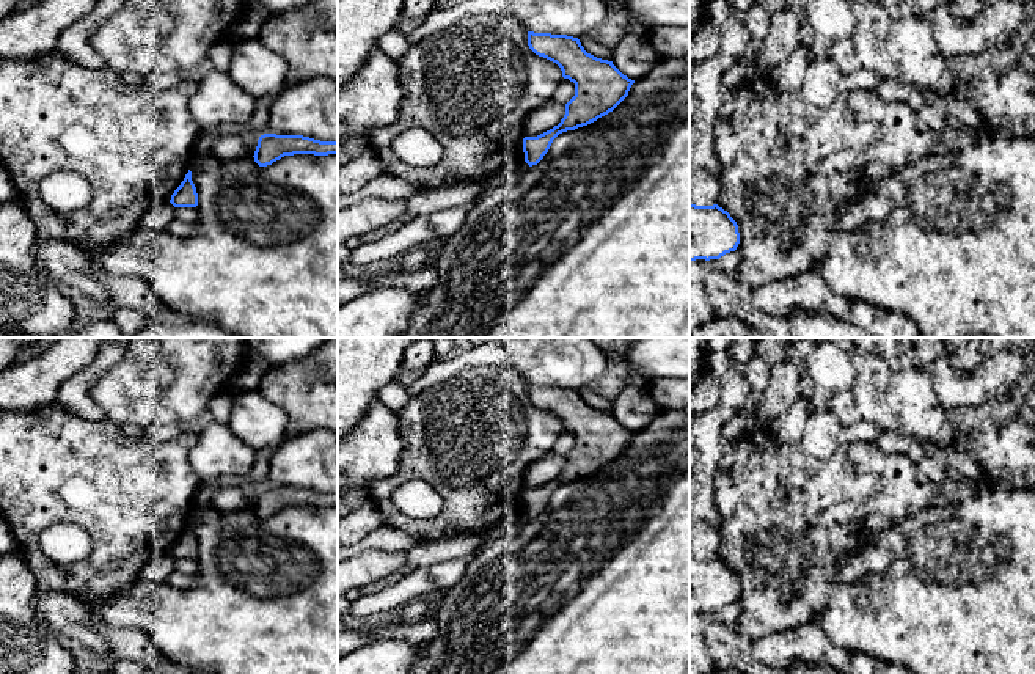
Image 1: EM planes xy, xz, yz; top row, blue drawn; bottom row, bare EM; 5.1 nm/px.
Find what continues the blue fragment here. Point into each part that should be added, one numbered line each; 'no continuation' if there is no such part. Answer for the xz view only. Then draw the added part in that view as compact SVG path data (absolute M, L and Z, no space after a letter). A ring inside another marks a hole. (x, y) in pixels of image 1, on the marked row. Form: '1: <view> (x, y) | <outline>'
no continuation

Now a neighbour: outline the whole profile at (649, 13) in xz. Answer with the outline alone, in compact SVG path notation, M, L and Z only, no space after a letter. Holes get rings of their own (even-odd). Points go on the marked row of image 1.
M624 0L614 19L638 20L644 35L656 27L689 27L689 0Z

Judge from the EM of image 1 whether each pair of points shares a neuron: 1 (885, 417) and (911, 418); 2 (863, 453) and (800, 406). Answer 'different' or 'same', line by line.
1: different
2: different

